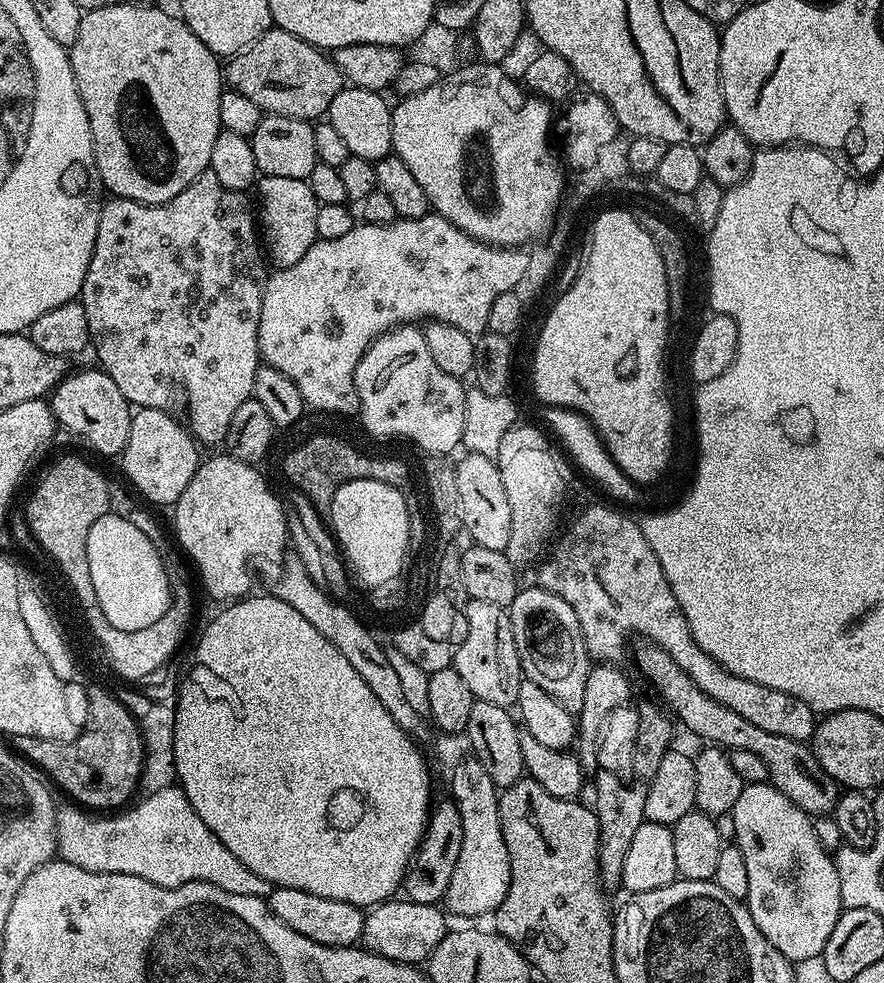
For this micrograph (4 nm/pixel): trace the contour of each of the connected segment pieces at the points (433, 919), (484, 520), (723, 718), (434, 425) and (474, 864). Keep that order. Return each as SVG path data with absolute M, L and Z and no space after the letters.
M393 898L377 904L364 918L363 947L399 964L423 965L450 930L449 917L440 910L435 904L419 904L407 898Z
M468 452L460 461L455 461L454 467L463 531L465 533L468 531L472 535L472 538L470 538L472 544L486 546L486 550L504 551L504 548L510 542L510 498L506 498L506 486L502 486L502 474L498 470L495 459Z
M637 641L634 658L643 676L648 678L662 696L661 701L667 709L696 735L706 739L711 745L726 750L748 749L767 764L769 783L785 794L799 809L812 816L829 815L836 808L840 793L839 785L824 770L811 747L801 740L786 738L785 735L767 733L759 729L754 722L749 722L742 714L722 706L710 698L686 674L670 654L652 641Z
M401 326L391 332L383 332L362 354L354 382L360 399L358 419L372 436L401 436L417 444L424 454L449 454L461 447L464 439L465 385L457 377L446 374L434 362L426 347L423 331L416 326Z
M465 758L451 769L451 799L460 805L462 814L462 851L458 866L450 877L443 903L456 916L484 916L495 913L506 898L510 886L510 854L506 854L506 838L502 838L500 821L500 792L496 783L486 774L486 766L475 758Z

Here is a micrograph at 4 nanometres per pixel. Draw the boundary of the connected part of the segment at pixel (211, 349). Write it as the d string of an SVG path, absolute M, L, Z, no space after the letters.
M212 171L203 172L182 194L170 198L165 204L143 204L133 200L121 200L112 198L101 207L98 218L98 234L94 254L90 258L90 266L86 270L84 279L84 291L82 303L86 310L86 322L88 323L88 335L91 347L96 347L96 356L99 367L122 390L129 404L137 409L162 408L165 410L175 409L176 400L185 400L188 405L184 412L188 415L186 427L193 437L201 445L223 445L230 430L230 422L238 411L238 406L253 399L254 374L262 366L260 359L260 347L258 346L258 322L262 310L262 294L264 293L262 281L265 279L264 264L266 256L262 251L261 241L258 239L258 224L254 219L254 208L248 205L249 197L242 192L235 192L222 182Z

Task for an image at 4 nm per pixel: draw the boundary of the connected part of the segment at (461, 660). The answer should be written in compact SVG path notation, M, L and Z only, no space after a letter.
M468 600L462 611L468 629L462 646L458 646L458 654L454 661L456 672L462 674L466 686L470 686L477 700L494 702L494 706L511 709L518 698L522 673L508 609L494 606L494 602Z

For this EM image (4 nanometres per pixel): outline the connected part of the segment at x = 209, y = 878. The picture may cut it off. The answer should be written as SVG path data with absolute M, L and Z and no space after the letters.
M173 786L158 790L158 794L144 796L141 801L141 804L133 803L124 810L129 812L100 814L97 820L83 807L61 807L56 814L59 859L82 866L87 872L113 872L146 878L146 882L154 882L163 888L177 888L186 882L201 880L230 894L267 898L272 893L274 886L266 882L266 878L258 878L254 870L246 870L246 866L222 846L210 826L198 818L183 788Z

